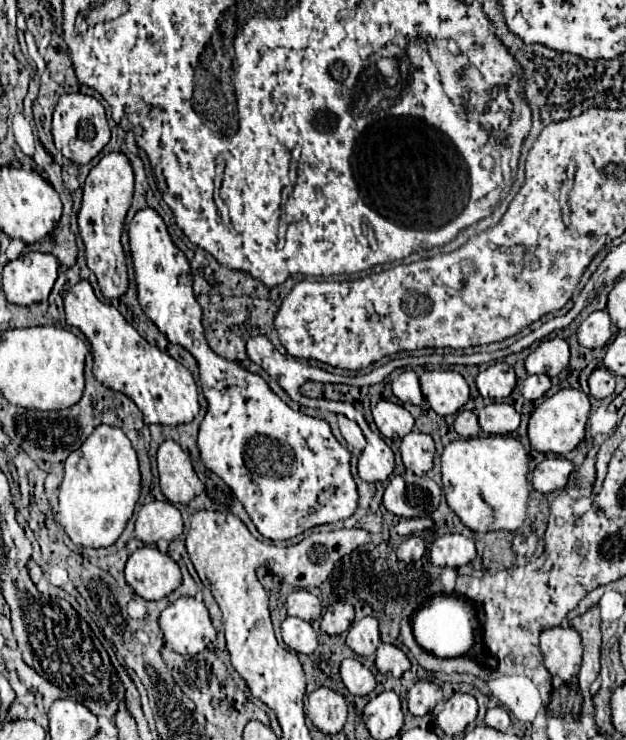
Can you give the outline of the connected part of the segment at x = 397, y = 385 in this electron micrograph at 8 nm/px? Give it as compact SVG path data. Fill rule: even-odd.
M407 369L397 379L393 379L393 393L403 403L413 403L413 405L421 405L423 403L419 377L417 377L417 373L413 369Z

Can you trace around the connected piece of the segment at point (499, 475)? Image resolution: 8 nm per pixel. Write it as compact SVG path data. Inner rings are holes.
M505 435L451 441L441 455L443 491L449 507L473 533L515 531L527 517L529 459L523 445ZM487 505L493 511L487 511Z

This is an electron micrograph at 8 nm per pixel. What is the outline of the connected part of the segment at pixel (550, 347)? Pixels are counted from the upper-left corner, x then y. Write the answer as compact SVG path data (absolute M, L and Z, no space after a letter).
M545 339L539 347L527 357L525 367L529 375L545 373L549 377L559 375L569 365L569 345L565 339Z

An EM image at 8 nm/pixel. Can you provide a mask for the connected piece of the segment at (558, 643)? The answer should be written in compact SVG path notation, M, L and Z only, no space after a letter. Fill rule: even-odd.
M551 627L541 631L541 653L549 673L569 683L581 665L581 637L573 627Z

